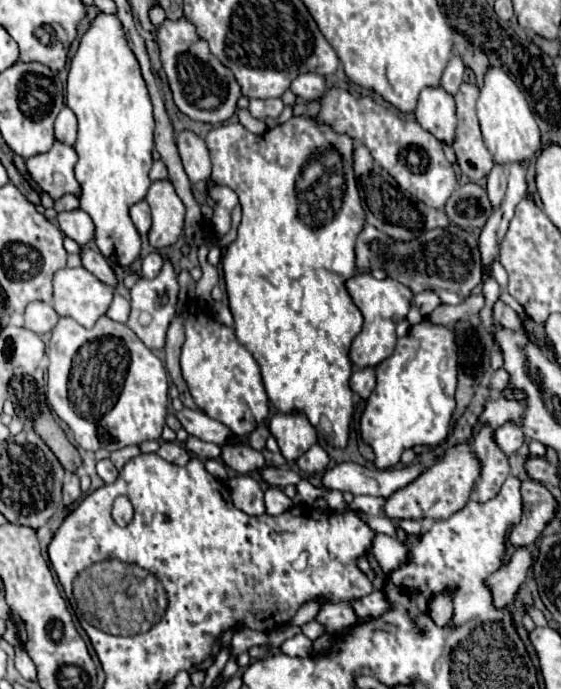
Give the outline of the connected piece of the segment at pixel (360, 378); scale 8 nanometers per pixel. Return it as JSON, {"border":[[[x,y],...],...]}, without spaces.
{"border":[[[375,367],[355,369],[351,375],[351,389],[357,395],[361,395],[363,399],[367,399],[371,395],[371,391],[375,389]]]}

